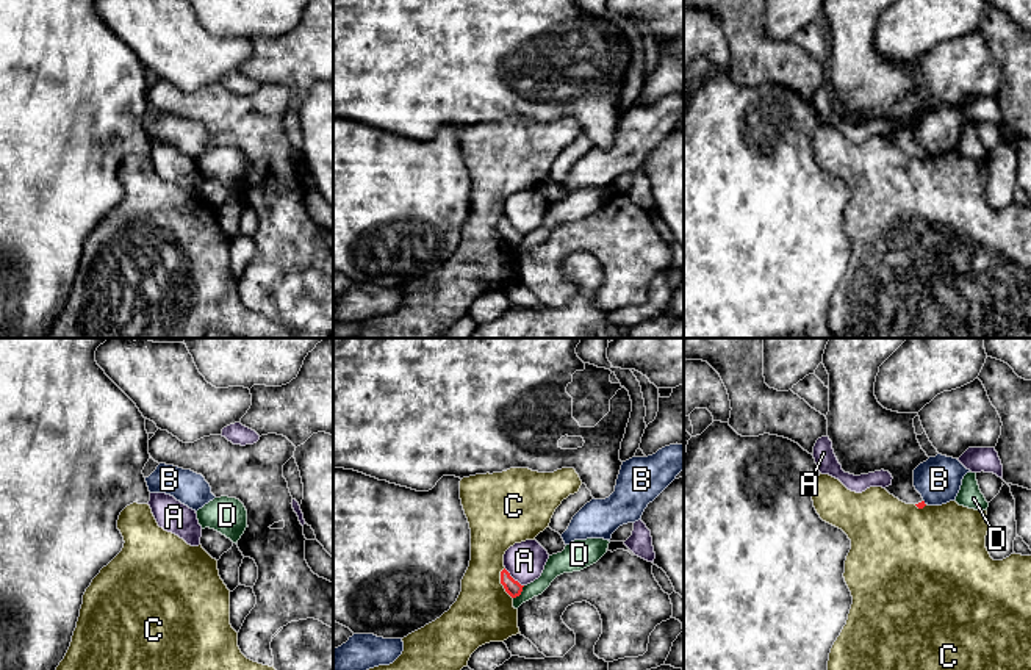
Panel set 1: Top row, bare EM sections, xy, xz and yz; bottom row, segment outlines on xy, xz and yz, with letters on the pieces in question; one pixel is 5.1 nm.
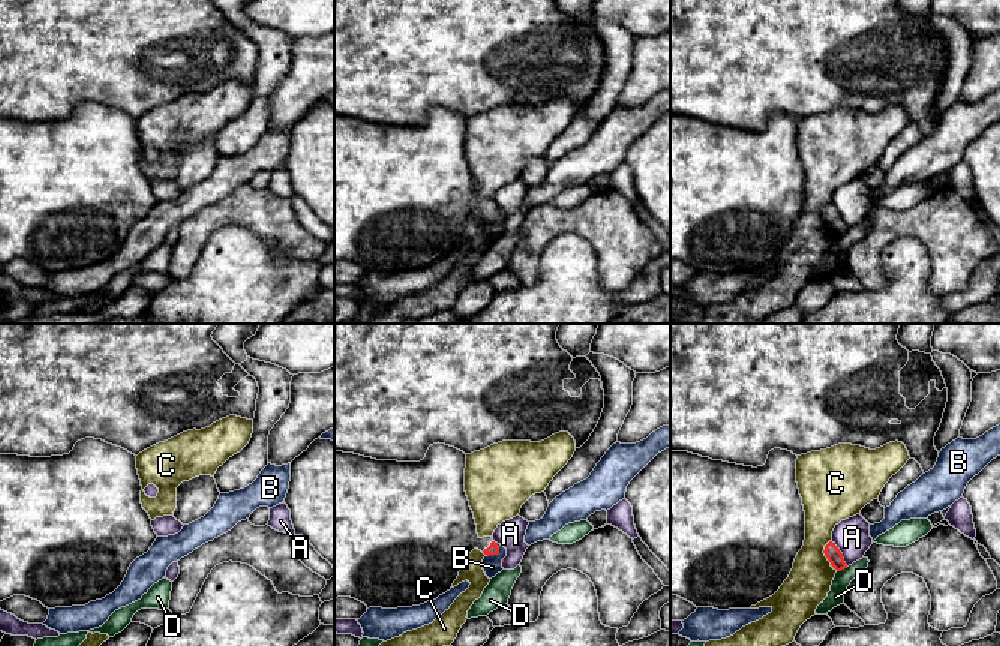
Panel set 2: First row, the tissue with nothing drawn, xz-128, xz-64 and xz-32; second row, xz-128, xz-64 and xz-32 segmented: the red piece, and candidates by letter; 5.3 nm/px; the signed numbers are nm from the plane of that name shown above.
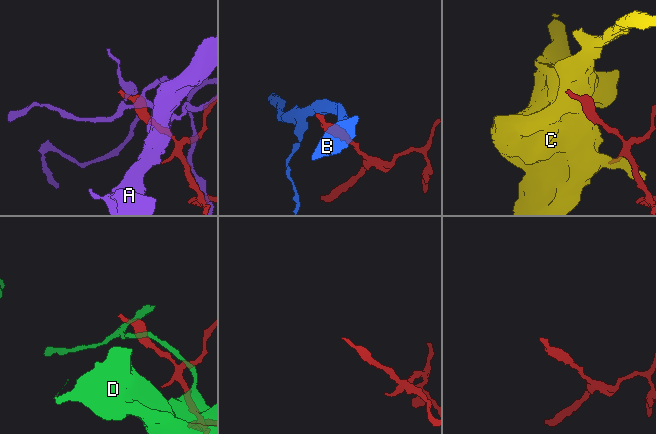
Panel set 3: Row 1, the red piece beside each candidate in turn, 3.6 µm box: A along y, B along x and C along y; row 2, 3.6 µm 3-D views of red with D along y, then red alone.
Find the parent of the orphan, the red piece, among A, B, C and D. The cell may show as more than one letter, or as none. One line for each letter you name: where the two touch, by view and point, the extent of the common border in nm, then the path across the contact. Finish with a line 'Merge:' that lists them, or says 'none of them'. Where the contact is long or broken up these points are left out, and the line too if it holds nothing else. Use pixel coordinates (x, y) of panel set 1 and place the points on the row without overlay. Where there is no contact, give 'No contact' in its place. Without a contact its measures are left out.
Merge: none of them

